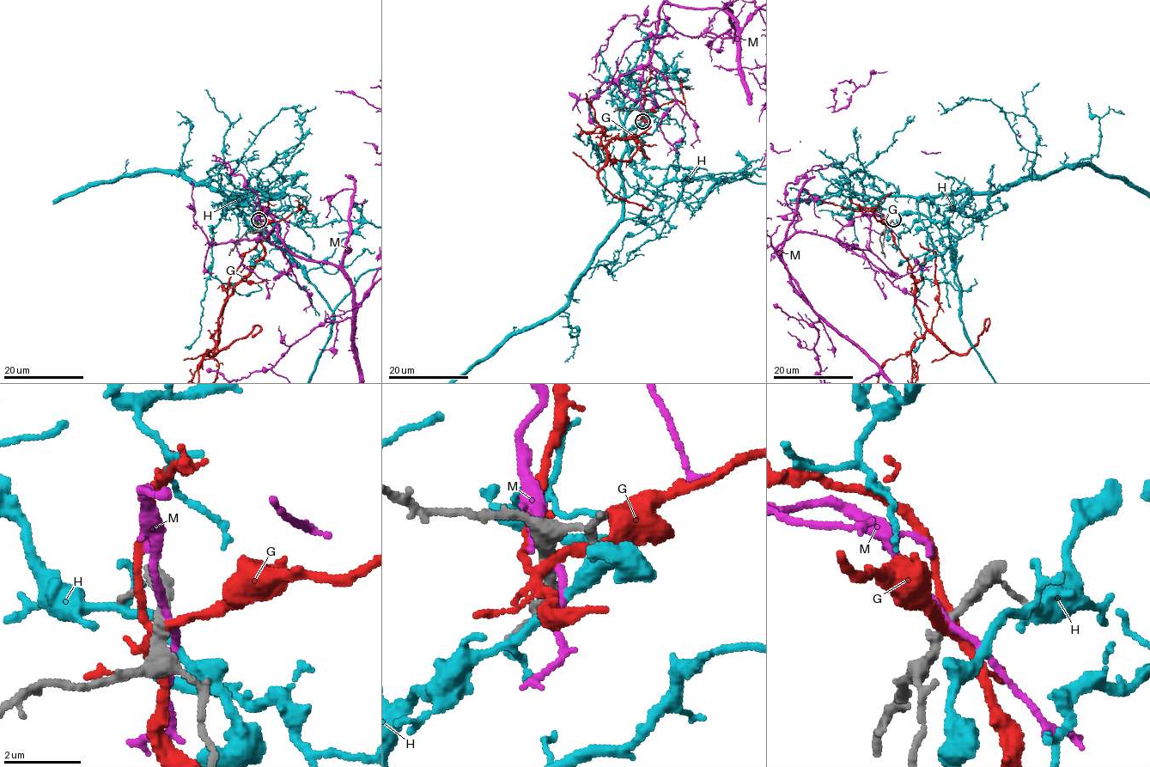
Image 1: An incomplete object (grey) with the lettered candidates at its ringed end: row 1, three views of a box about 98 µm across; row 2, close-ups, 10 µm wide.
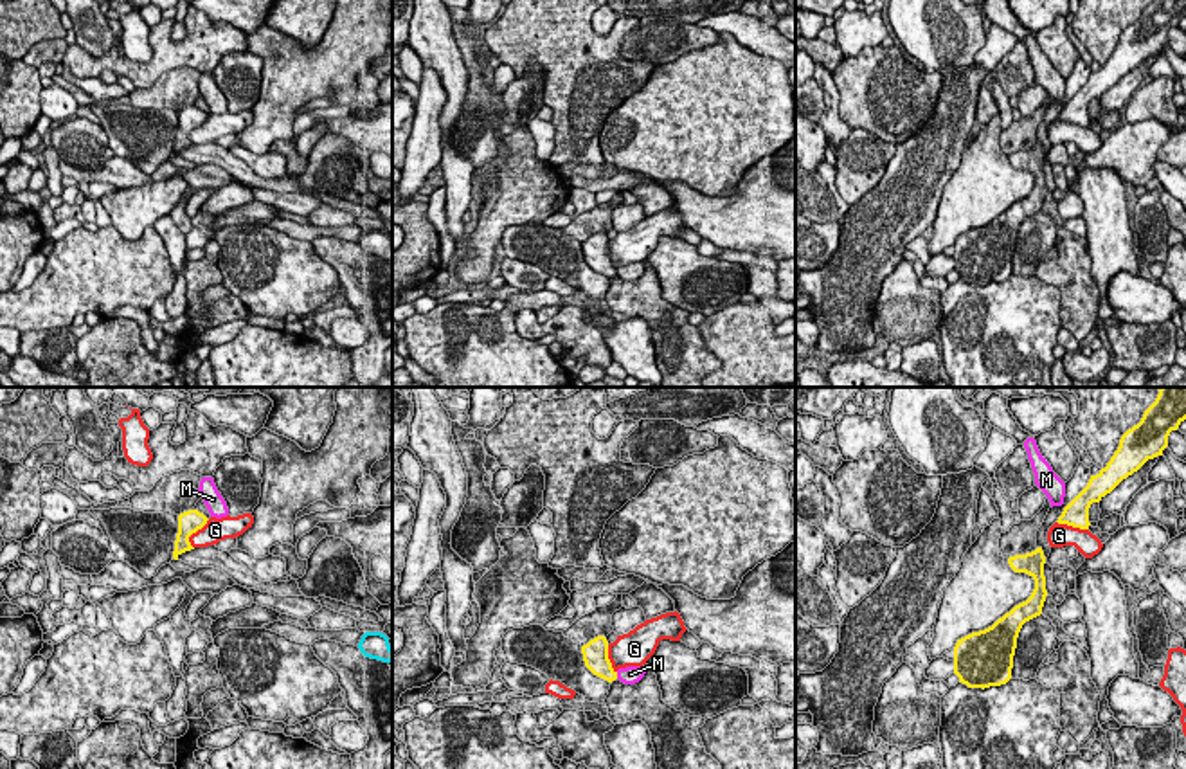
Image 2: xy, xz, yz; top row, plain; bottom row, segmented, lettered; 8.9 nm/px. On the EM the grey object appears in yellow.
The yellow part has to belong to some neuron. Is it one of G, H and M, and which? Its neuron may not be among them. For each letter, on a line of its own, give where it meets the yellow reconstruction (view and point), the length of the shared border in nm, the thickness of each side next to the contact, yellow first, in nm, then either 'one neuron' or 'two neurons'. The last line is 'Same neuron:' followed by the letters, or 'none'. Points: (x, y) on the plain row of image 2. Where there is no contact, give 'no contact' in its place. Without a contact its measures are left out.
G: xy (193, 128) | 300 nm | 200/200 nm | two neurons
H: no contact | two neurons
M: xz (616, 272) | 70 nm | 220/160 nm | two neurons
Same neuron: none

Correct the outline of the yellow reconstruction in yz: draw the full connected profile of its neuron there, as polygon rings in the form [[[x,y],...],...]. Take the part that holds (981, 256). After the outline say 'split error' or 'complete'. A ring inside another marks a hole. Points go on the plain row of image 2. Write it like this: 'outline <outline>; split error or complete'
outline [[[1042,144],[1008,155],[1015,169],[1026,169],[1035,176],[1031,193],[1015,202],[992,223],[957,236],[954,243],[954,270],[968,285],[990,285],[1011,276],[1017,234],[1022,222],[1042,211],[1047,193]]]; complete

